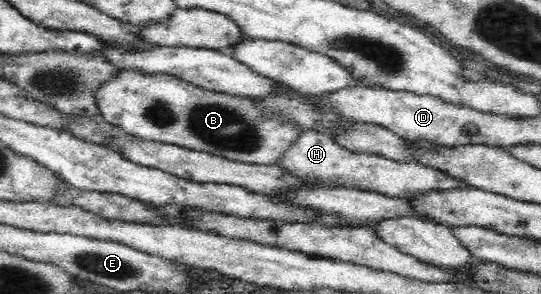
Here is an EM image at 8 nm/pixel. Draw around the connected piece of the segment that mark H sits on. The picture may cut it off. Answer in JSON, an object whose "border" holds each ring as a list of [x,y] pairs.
{"border":[[[315,129],[304,131],[302,137],[290,147],[278,164],[285,167],[287,171],[294,171],[296,175],[311,176],[311,178],[322,180],[322,183],[327,183],[327,185],[342,185],[363,191],[379,192],[396,198],[403,195],[415,195],[416,192],[427,191],[428,188],[451,188],[464,185],[455,177],[449,178],[441,170],[415,161],[399,161],[389,159],[385,155],[351,151],[346,147],[341,147],[331,135],[315,131]]]}

